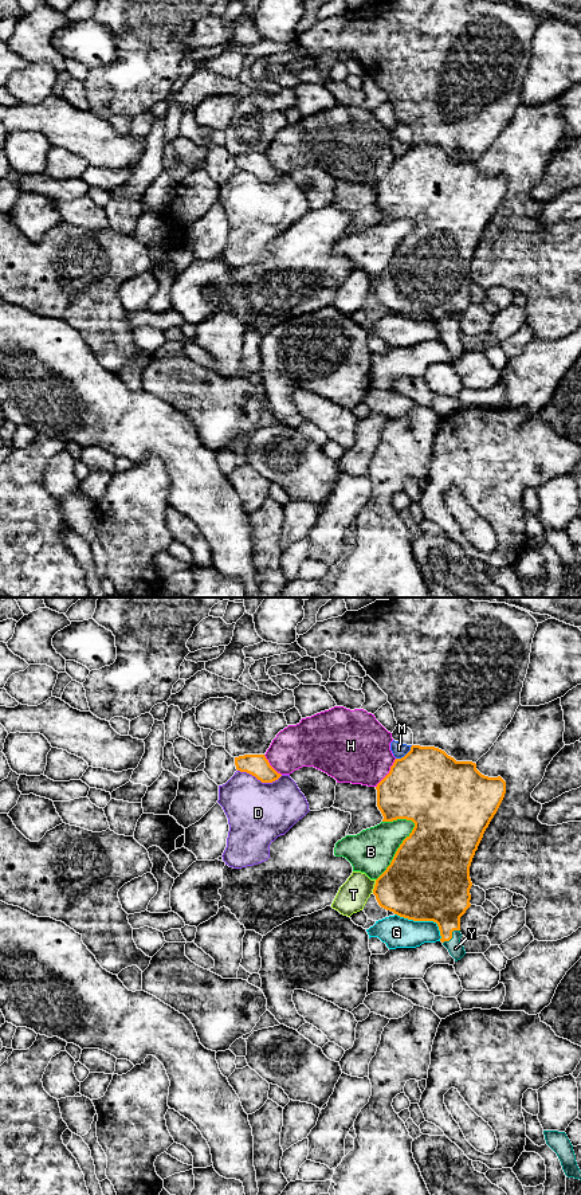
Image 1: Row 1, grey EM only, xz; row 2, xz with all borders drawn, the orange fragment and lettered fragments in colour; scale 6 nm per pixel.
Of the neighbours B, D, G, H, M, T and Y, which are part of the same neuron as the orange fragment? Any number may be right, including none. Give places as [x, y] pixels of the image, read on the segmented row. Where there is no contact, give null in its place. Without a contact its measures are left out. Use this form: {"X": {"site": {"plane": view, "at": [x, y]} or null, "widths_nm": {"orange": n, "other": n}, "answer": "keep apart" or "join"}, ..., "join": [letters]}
{"B": {"site": {"plane": "xz", "at": [397, 850]}, "widths_nm": {"orange": 500, "other": 260}, "answer": "keep apart"}, "D": {"site": {"plane": "xz", "at": [260, 780]}, "widths_nm": {"orange": 140, "other": 380}, "answer": "keep apart"}, "G": {"site": {"plane": "xz", "at": [424, 920]}, "widths_nm": {"orange": 500, "other": 190}, "answer": "keep apart"}, "H": {"site": {"plane": "xz", "at": [388, 774]}, "widths_nm": {"orange": 440, "other": 420}, "answer": "keep apart"}, "M": {"site": {"plane": "xz", "at": [405, 755]}, "widths_nm": {"orange": 460, "other": 90}, "answer": "keep apart"}, "T": {"site": {"plane": "xz", "at": [375, 886]}, "widths_nm": {"orange": 400, "other": 180}, "answer": "keep apart"}, "Y": {"site": {"plane": "xz", "at": [451, 936]}, "widths_nm": {"orange": 320, "other": 90}, "answer": "join"}, "join": ["Y"]}

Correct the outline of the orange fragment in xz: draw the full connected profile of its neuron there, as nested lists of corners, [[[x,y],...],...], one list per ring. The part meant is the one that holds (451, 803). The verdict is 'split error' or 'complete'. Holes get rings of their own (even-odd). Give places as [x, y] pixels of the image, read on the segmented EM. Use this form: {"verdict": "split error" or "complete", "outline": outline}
{"verdict": "split error", "outline": [[[412,745],[404,757],[394,760],[389,773],[377,784],[376,790],[377,807],[384,816],[382,822],[407,819],[412,820],[415,827],[397,849],[390,865],[376,879],[373,894],[381,908],[400,917],[436,922],[441,936],[440,941],[458,961],[466,955],[460,943],[460,917],[471,906],[470,866],[486,828],[505,798],[506,781],[500,776],[482,775],[475,763],[456,761],[439,748]]]}

